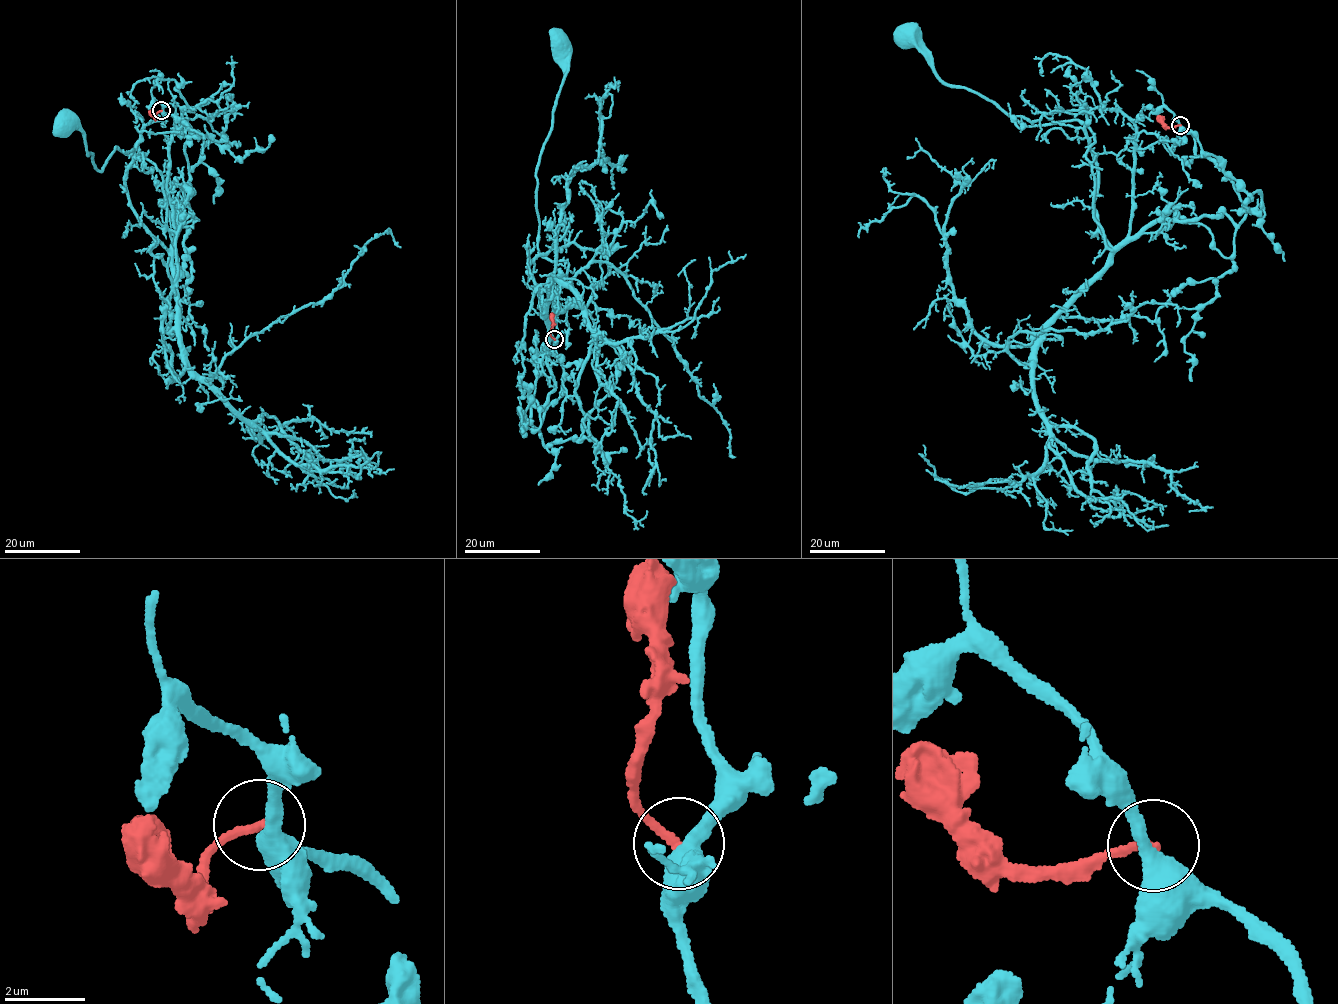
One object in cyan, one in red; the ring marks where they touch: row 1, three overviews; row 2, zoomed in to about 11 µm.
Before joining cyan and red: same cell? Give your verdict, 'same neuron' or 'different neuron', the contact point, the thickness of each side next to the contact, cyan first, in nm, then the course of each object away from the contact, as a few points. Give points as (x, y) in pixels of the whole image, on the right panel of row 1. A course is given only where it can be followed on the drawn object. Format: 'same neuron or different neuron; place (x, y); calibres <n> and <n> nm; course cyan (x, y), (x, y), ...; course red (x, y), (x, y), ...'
different neuron; place (1180, 125); calibres 440 and 200 nm; course cyan (1180, 126), (1228, 176), (1244, 219), (1153, 220), (1111, 247), (1088, 128), (1020, 125), (946, 84), (905, 35); course red (1180, 125), (1165, 127), (1157, 116)

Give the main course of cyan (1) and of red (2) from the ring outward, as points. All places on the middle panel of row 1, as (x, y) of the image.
1: (554, 339), (562, 390), (537, 430), (531, 407), (554, 378), (528, 273), (547, 254), (536, 175), (561, 41)
2: (555, 339), (550, 336), (553, 318), (551, 313)

